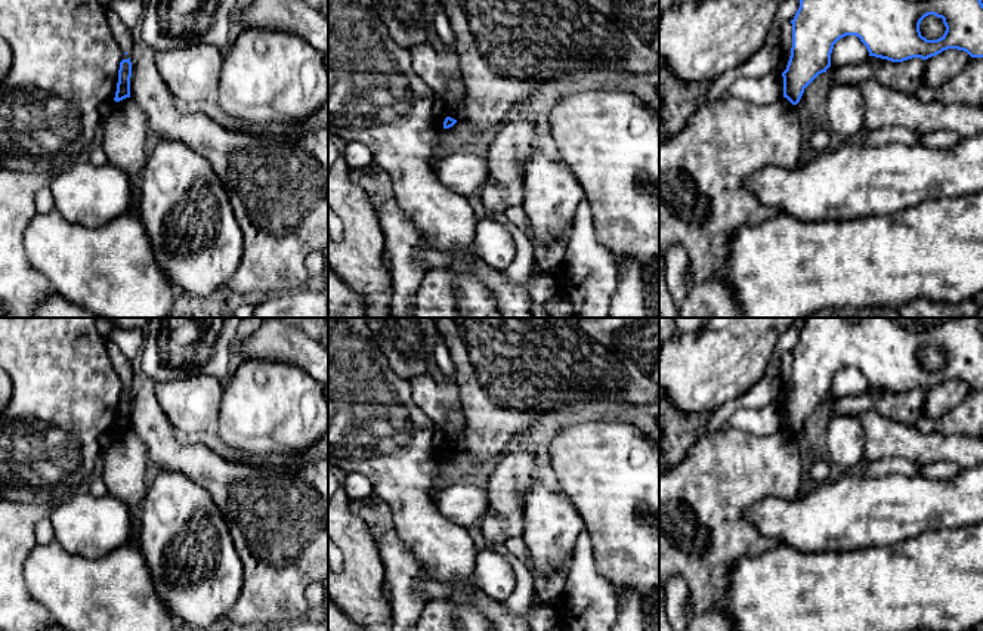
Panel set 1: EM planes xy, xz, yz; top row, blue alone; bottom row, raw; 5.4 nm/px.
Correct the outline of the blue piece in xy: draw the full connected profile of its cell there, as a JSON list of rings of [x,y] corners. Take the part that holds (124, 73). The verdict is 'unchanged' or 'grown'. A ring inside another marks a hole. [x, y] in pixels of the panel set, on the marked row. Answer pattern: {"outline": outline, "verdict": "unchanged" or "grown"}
{"outline": [[[129,58],[120,62],[118,83],[117,83],[115,98],[114,98],[115,102],[130,98],[130,77],[132,77],[132,62]]], "verdict": "unchanged"}

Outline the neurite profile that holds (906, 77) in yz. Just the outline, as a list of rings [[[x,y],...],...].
[[[869,56],[859,65],[831,65],[826,74],[832,84],[859,86],[868,80],[875,80],[888,89],[915,95],[922,86],[924,59],[912,58],[903,62],[891,62]]]

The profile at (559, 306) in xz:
[[[557,293],[550,301],[547,301],[544,310],[550,318],[572,318],[572,304],[562,293]]]

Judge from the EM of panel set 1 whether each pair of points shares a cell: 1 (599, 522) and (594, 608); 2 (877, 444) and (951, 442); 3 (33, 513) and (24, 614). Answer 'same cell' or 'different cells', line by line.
1: different cells
2: same cell
3: same cell

